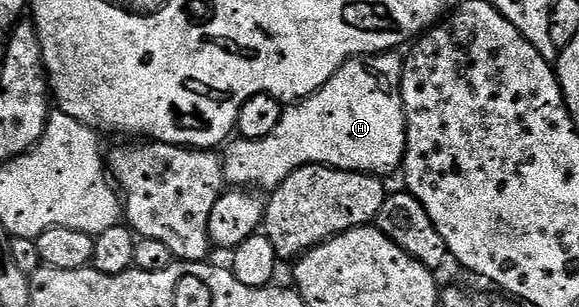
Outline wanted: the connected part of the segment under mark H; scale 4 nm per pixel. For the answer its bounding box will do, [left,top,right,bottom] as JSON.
[224,53,405,189]

